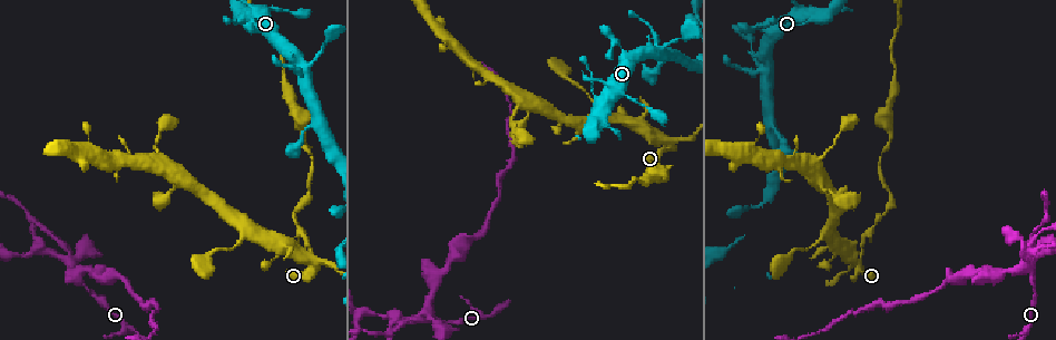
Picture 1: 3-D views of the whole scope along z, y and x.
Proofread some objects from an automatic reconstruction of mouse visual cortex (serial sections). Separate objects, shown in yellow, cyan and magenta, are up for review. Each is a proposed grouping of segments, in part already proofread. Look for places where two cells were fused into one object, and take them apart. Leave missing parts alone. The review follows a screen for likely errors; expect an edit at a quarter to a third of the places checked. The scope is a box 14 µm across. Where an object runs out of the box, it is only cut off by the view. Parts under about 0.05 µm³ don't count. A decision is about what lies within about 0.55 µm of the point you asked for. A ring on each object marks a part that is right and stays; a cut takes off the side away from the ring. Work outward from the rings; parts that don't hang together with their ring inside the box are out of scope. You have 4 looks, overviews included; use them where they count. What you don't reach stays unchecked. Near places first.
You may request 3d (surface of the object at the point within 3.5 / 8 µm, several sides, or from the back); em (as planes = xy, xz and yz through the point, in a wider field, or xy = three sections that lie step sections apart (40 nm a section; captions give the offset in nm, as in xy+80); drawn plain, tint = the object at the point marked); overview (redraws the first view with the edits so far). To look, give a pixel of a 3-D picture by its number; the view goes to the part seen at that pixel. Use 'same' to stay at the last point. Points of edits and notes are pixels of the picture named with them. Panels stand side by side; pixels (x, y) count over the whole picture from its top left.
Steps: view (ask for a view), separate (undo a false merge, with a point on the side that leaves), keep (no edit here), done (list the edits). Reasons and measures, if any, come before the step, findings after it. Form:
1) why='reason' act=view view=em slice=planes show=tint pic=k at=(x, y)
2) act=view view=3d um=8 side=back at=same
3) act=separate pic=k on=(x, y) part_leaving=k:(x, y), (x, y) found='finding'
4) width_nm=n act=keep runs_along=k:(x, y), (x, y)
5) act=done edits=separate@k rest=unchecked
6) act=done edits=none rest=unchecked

why='thin arm on a thick one' act=view view=3d um=3.5 side=back pic=1 at=(856, 267)

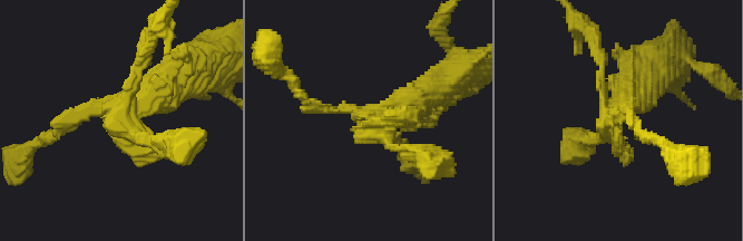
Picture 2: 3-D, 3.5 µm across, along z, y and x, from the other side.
act=view view=em slice=xy step=1 show=tint pic=2 at=(611, 118)

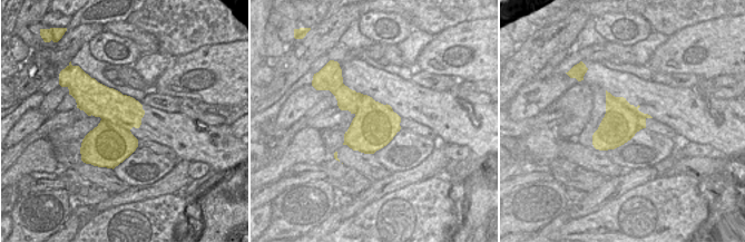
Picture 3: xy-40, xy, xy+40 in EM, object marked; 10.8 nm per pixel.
act=separate pic=2 on=(71, 121) part_leaving=2:(377, 131), (380, 118), (445, 85) found='two cells meet here'

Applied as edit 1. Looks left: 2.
why='redraw' act=view view=overview

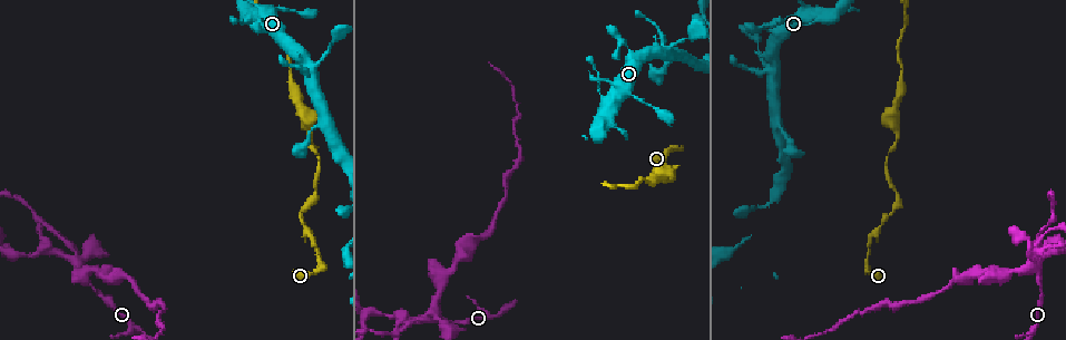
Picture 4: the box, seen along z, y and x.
why='four-way junction' act=view view=3d um=3.5 pic=4 at=(309, 67)

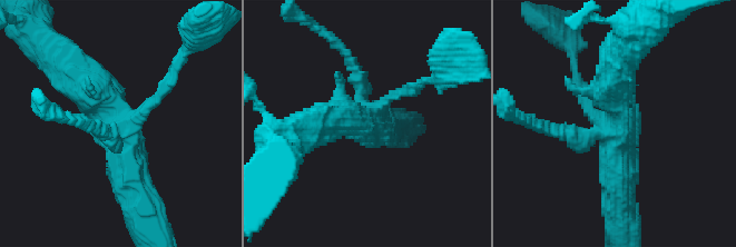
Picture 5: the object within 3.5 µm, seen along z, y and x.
arm_widths_nm=150,200,450,500 act=keep runs_along=5:(69, 69), (110, 106), (137, 191) found='one cell here'

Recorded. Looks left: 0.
act=done edits=separate@2 rest=unchecked

